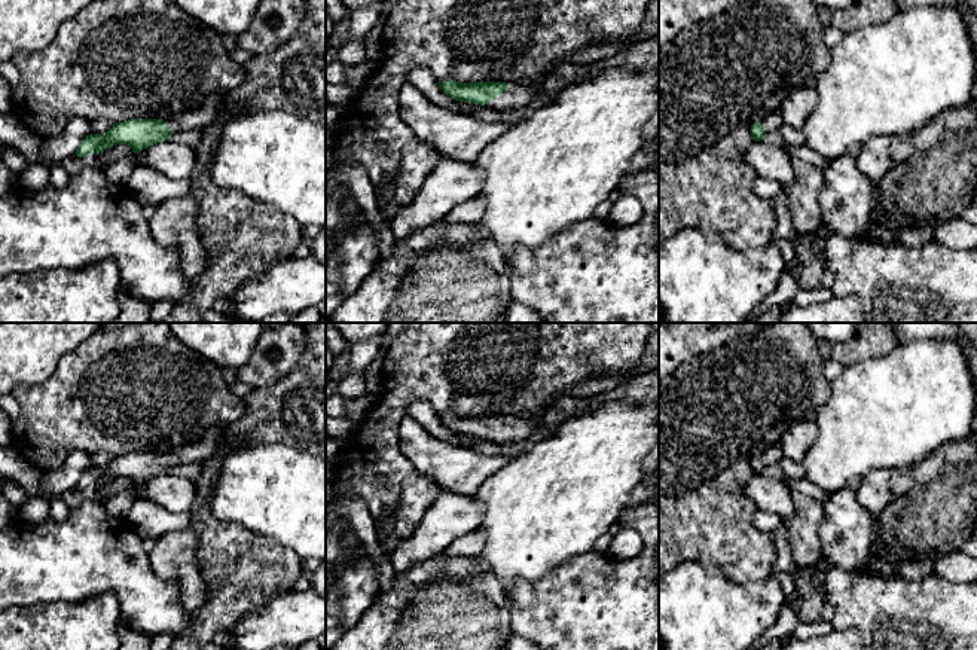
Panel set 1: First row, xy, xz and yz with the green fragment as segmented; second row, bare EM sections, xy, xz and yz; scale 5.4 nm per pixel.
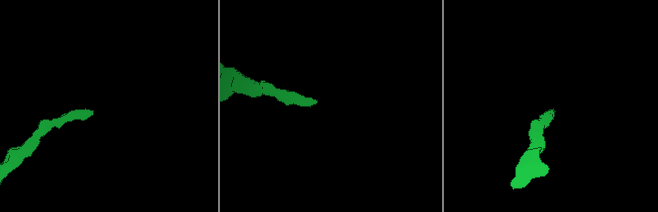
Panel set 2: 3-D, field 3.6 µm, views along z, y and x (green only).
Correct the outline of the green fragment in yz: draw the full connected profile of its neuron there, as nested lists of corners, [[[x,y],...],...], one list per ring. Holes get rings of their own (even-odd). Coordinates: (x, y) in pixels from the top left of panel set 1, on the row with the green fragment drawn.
[[[779,110],[766,115],[760,122],[751,125],[751,140],[764,140],[767,134],[778,131],[782,123],[784,120]]]

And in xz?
[[[457,80],[437,82],[439,88],[455,101],[473,103],[497,112],[509,112],[523,116],[528,107],[540,95],[540,86],[522,86],[506,82]]]

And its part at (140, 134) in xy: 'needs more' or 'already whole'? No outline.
needs more

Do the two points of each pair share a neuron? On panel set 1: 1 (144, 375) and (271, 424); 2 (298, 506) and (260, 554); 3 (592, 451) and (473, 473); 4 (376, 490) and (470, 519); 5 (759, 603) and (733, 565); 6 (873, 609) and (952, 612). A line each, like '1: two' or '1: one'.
1: two
2: two
3: two
4: two
5: two
6: one

